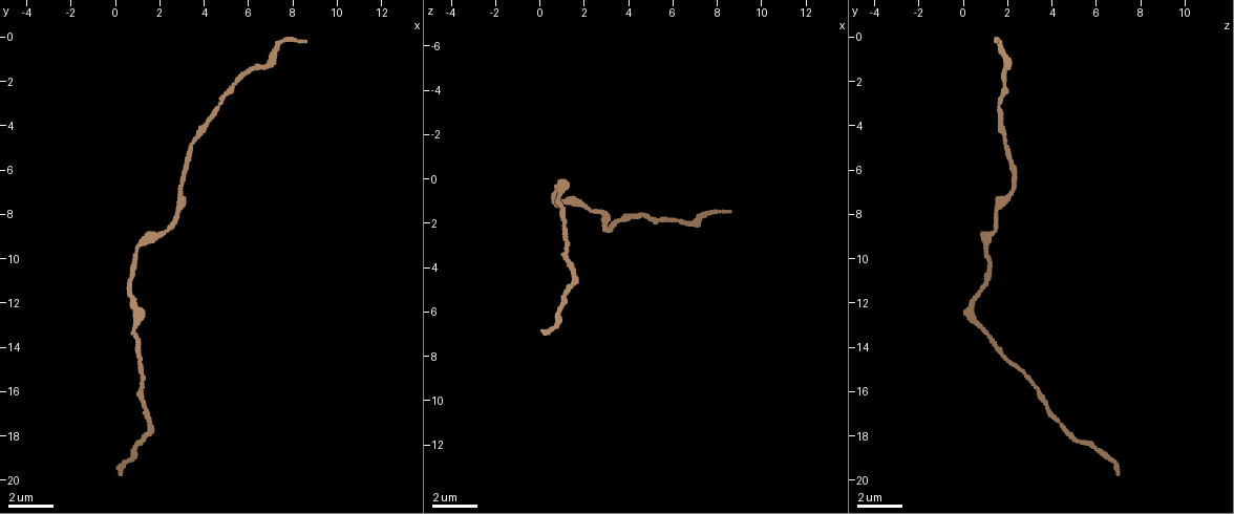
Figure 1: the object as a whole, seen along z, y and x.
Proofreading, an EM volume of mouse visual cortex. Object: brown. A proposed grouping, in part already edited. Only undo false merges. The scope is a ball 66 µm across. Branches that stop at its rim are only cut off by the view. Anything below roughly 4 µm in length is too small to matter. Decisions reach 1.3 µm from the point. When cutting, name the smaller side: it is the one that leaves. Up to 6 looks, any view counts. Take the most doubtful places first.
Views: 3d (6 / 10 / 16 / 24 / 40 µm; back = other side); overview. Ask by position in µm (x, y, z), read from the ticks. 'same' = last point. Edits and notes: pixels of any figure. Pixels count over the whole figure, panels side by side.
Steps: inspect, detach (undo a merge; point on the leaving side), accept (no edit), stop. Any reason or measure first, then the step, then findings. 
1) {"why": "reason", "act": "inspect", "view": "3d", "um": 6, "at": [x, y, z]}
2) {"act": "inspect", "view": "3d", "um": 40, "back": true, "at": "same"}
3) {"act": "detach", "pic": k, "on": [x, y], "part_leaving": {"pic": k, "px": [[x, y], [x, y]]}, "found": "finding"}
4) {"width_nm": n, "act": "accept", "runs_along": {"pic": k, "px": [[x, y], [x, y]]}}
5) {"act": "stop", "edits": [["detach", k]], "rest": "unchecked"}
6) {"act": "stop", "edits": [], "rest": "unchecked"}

{"why": "calibre changes", "act": "inspect", "view": "3d", "um": 10, "at": [3.0, 6.3, 2.4]}

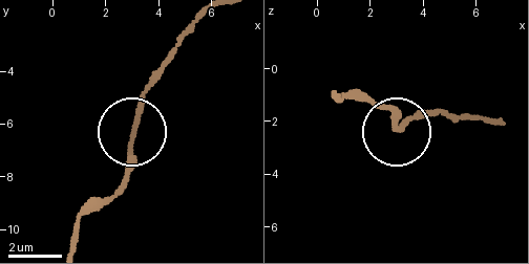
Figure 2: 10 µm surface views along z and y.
{"act": "accept", "runs_along": {"pic": 2, "px": [[346, 98], [387, 108], [398, 132], [419, 118]]}, "found": "continuous, no second cell"}

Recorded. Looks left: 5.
{"why": "sudden change in width", "act": "inspect", "view": "3d", "um": 10, "at": [5.6, 1.9, 1.9]}

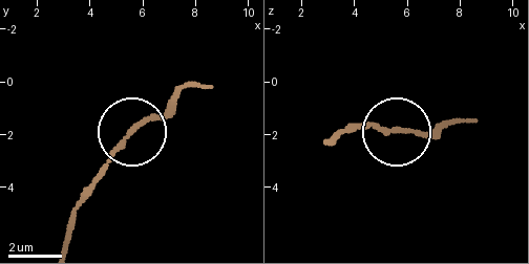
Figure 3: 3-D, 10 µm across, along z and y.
{"act": "inspect", "view": "3d", "um": 10, "back": true, "at": [5.6, 1.9, 1.8]}

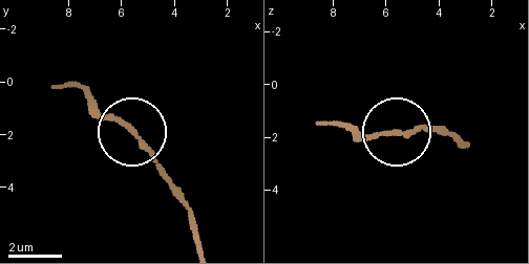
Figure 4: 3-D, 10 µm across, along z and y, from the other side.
{"act": "accept", "runs_along": {"pic": 4, "px": [[198, 240], [190, 206], [157, 159], [79, 87]]}, "found": "one cell here"}

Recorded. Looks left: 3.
{"why": "sudden change in width", "act": "inspect", "view": "3d", "um": 10, "at": [0.9, 13.5, 1.0]}

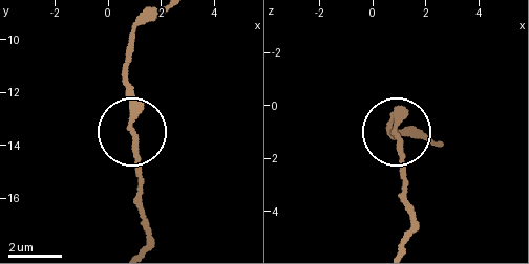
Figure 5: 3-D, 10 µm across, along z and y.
{"act": "accept", "runs_along": {"pic": 5, "px": [[135, 30], [128, 124], [142, 195]]}, "found": "all the same cell"}

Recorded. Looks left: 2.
{"act": "stop", "edits": [], "rest": "unchecked"}

